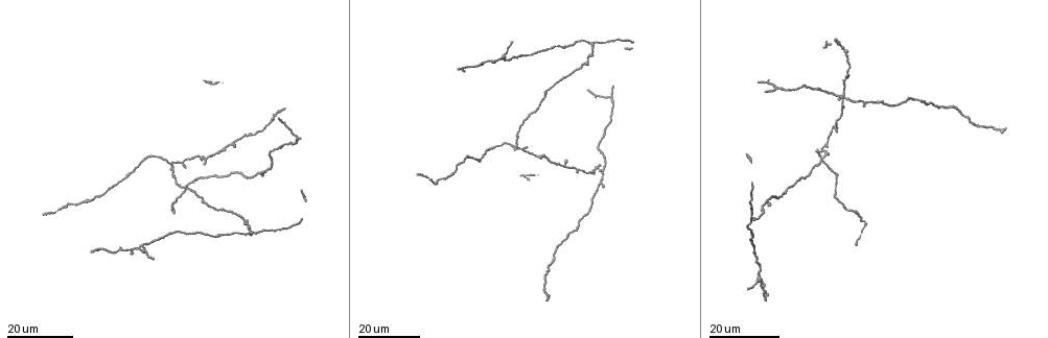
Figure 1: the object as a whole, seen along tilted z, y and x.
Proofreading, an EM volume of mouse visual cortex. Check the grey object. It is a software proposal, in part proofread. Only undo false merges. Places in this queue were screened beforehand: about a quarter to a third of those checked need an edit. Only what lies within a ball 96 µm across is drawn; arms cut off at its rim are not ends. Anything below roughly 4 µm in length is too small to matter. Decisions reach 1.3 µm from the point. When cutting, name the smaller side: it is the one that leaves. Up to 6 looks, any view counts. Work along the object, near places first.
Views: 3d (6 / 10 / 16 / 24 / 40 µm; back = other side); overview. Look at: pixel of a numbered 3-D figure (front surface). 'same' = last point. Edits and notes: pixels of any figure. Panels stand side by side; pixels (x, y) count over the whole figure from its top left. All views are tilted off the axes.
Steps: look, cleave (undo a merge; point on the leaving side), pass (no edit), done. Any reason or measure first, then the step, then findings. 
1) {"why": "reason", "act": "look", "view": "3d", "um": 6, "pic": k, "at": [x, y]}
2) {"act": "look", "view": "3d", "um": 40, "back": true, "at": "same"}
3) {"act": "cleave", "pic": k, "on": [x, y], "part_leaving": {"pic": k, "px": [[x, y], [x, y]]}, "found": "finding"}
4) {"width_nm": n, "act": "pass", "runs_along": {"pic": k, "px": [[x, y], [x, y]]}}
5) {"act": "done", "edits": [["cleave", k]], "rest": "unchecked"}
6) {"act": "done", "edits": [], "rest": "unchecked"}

{"why": "three-way junction", "act": "look", "view": "3d", "um": 24, "pic": 1, "at": [759, 275]}

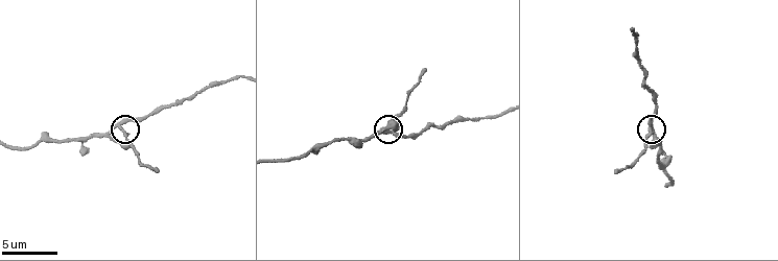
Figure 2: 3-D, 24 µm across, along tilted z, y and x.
{"act": "look", "view": "3d", "um": 10, "pic": 2, "at": [652, 128]}

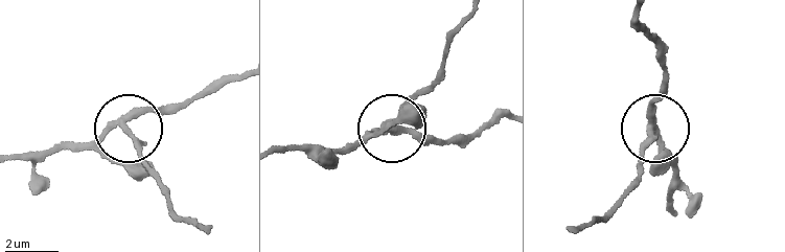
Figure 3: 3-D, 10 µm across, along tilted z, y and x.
{"width_nm": 220, "act": "cleave", "pic": 3, "on": [139, 154], "part_leaving": {"pic": 3, "px": [[121, 127], [172, 209], [204, 228]]}, "found": "a second neuron is stuck on"}

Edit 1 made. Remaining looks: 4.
{"why": "see it whole again", "act": "look", "view": "overview"}

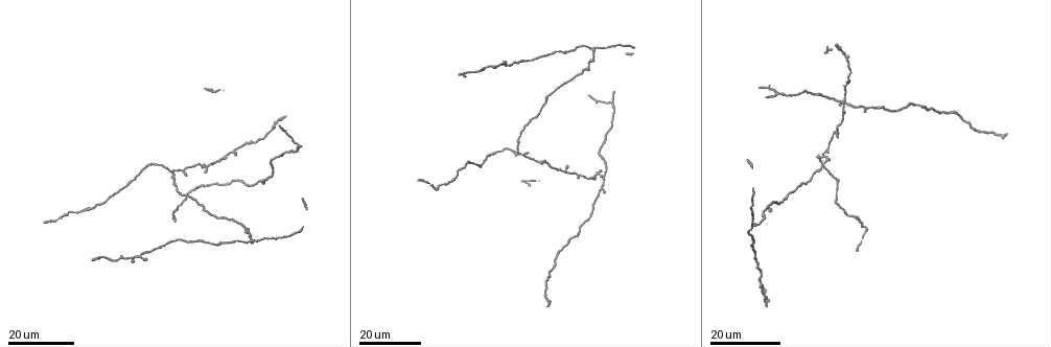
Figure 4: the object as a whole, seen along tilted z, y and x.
{"why": "branch point", "act": "look", "view": "3d", "um": 24, "pic": 4, "at": [595, 47]}

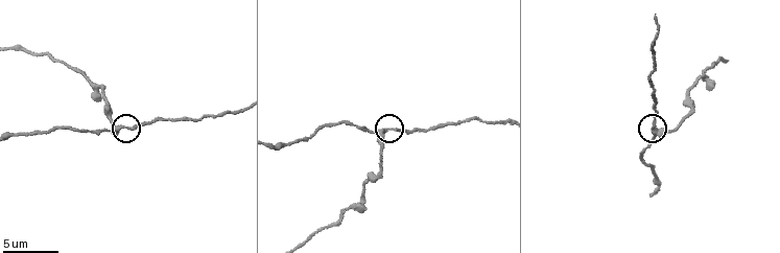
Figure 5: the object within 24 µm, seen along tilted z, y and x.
{"act": "look", "view": "3d", "um": 6, "pic": 5, "at": [655, 131]}

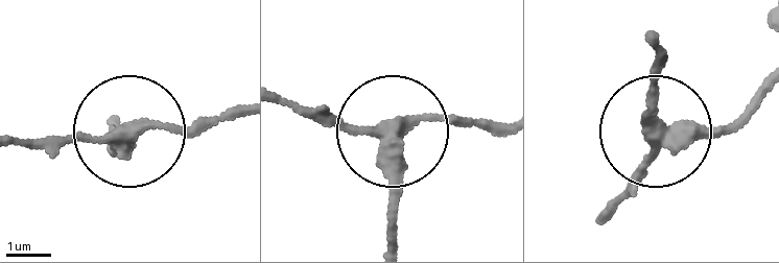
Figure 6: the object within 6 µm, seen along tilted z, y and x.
{"side_arm_um": 28, "act": "pass", "runs_along": {"pic": 6, "px": [[766, 94], [721, 130], [665, 129], [646, 105], [660, 75]]}, "found": "continuous, no second neuron"}

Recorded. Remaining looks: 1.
{"act": "done", "edits": [["cleave", 3]], "rest": "unchecked"}

